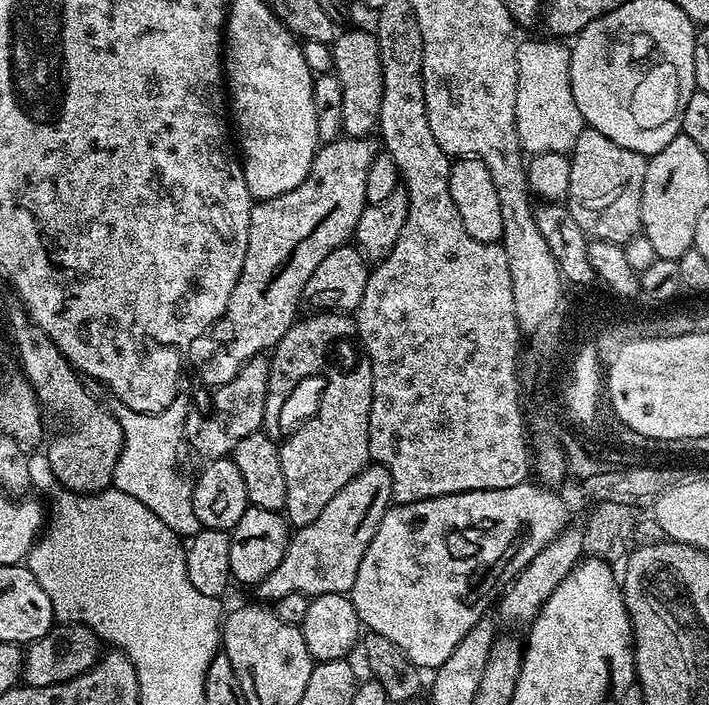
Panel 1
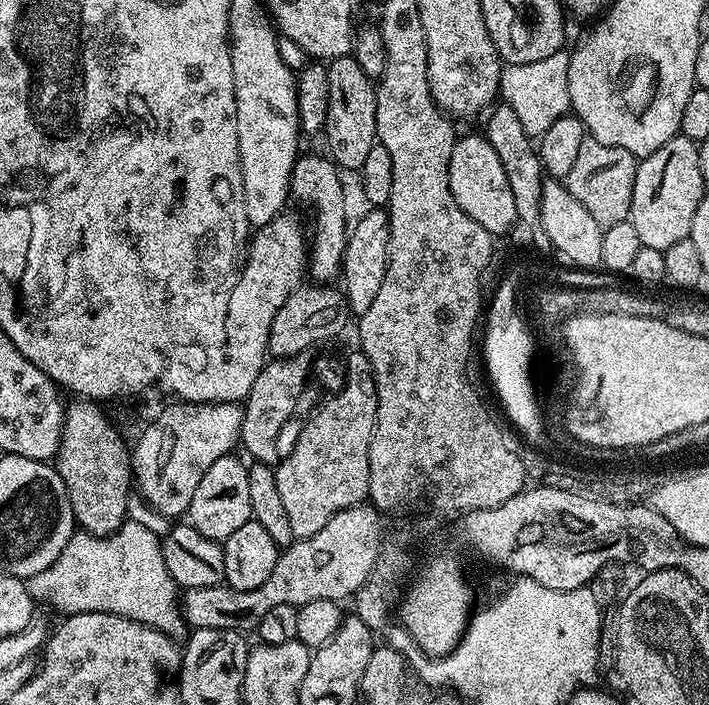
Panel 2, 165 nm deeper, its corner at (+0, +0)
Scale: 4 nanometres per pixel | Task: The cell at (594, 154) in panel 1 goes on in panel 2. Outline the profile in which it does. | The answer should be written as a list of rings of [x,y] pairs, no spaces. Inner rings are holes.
[[[585,138],[578,150],[578,158],[574,162],[570,174],[566,178],[566,186],[586,210],[601,226],[614,222],[622,222],[632,215],[632,195],[634,194],[634,178],[638,157],[630,154],[630,150],[622,150],[618,146],[606,146],[602,142]]]

